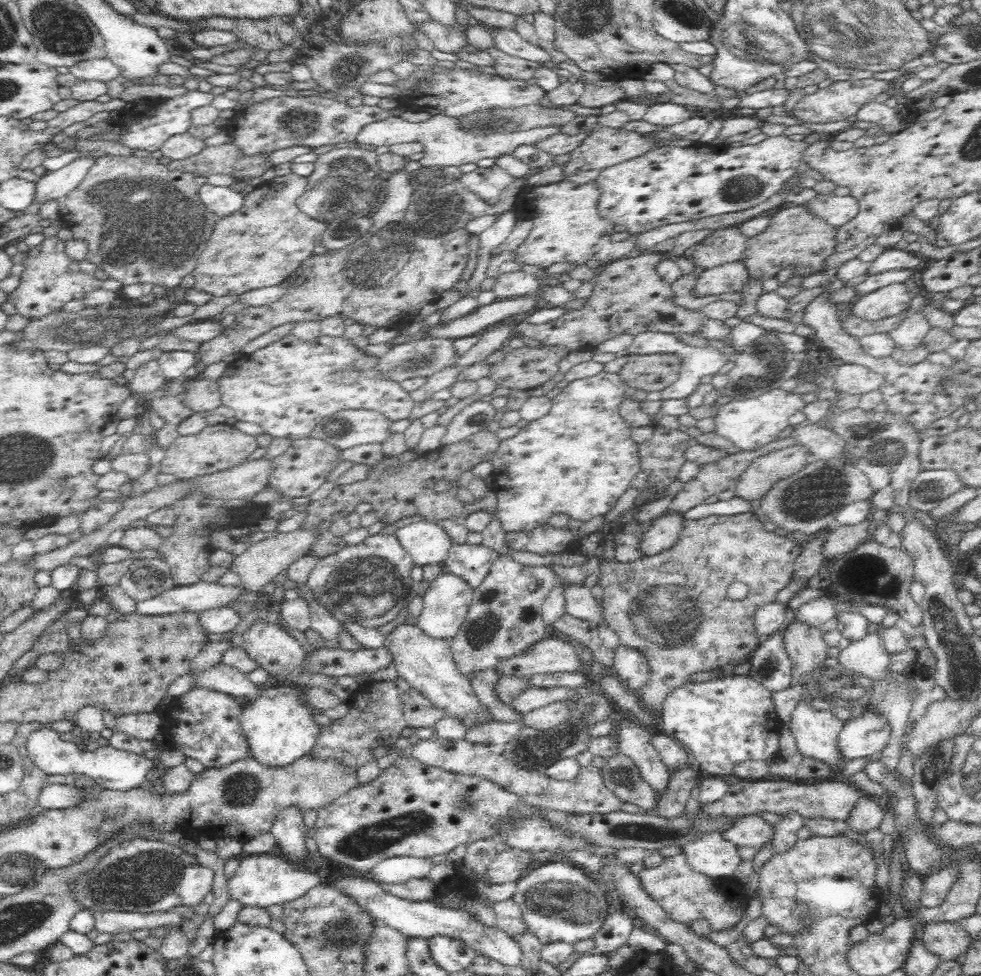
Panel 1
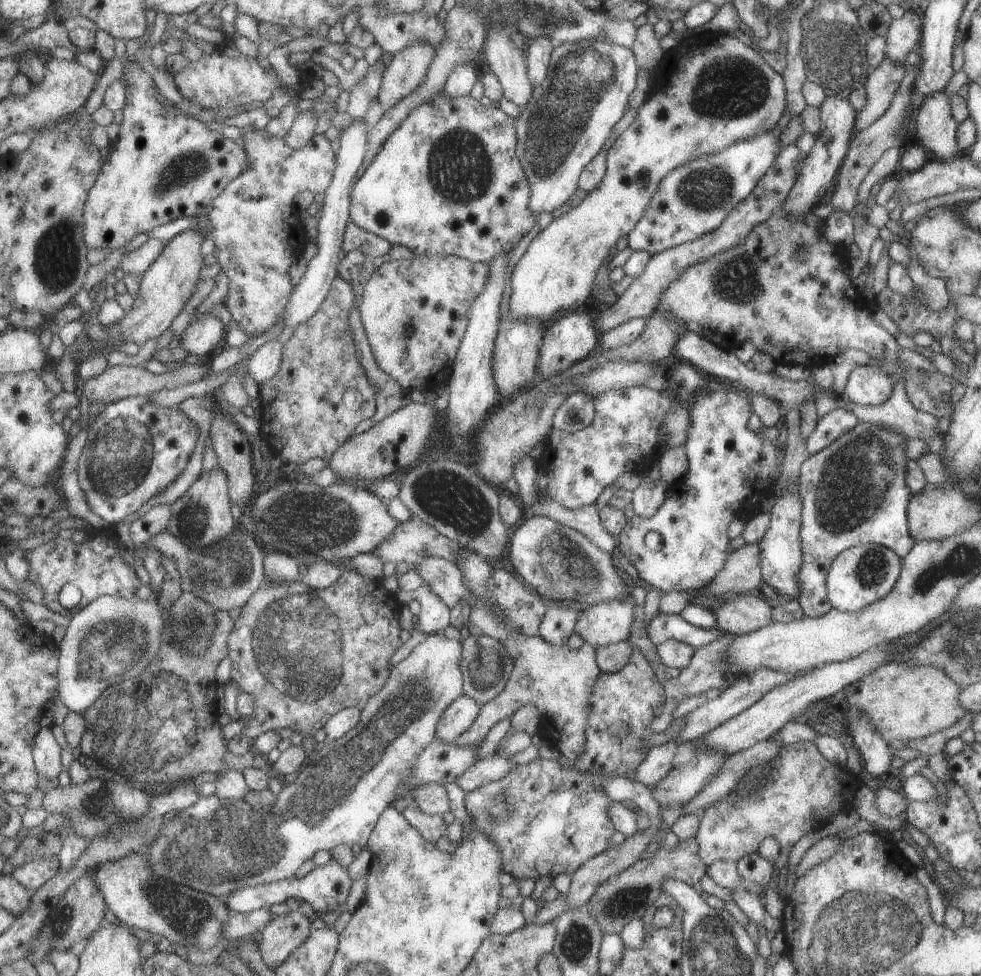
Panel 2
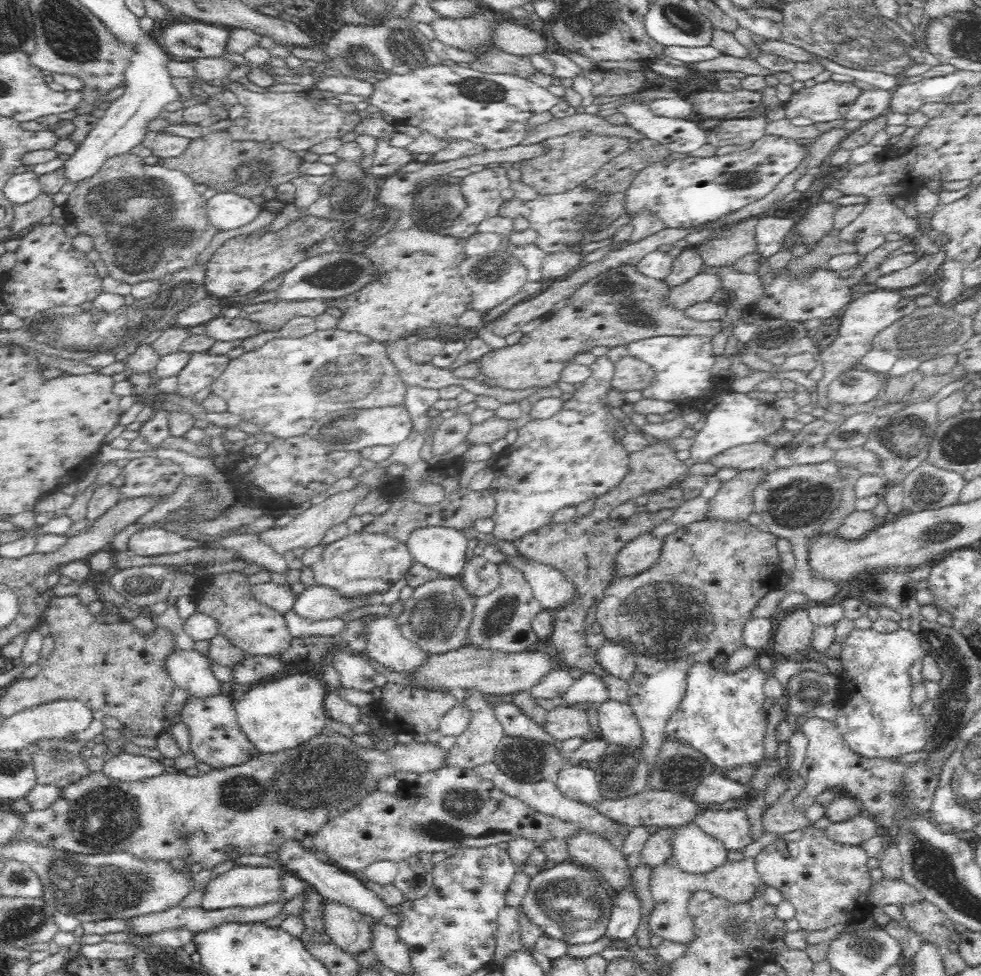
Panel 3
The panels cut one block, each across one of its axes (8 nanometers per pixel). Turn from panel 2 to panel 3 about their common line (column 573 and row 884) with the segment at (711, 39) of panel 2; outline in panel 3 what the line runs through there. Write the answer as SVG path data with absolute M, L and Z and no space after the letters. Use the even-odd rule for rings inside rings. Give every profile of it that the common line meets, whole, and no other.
M238 866L220 874L208 882L200 907L204 909L223 909L232 907L254 908L276 902L276 900L292 900L298 894L310 888L306 881L300 880L294 874L288 874L284 868L262 868L262 866Z

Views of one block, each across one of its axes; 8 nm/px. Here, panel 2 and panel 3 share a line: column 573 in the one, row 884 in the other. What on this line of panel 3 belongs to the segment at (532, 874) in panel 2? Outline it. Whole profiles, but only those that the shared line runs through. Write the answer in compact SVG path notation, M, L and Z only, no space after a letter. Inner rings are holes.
M810 825L780 835L772 844L768 844L755 858L755 870L762 885L773 886L782 892L785 902L795 908L795 918L799 928L804 931L826 930L826 928L844 928L844 924L853 929L858 922L871 916L870 892L873 880L868 868L867 852L860 845L840 844L826 836L824 830Z

